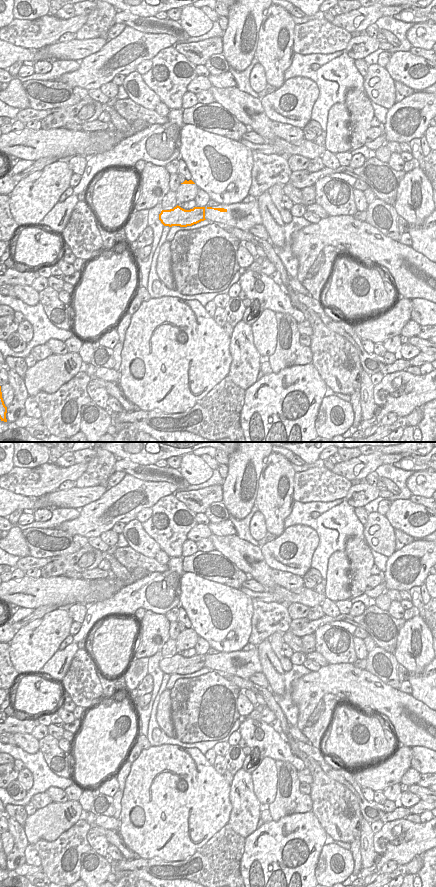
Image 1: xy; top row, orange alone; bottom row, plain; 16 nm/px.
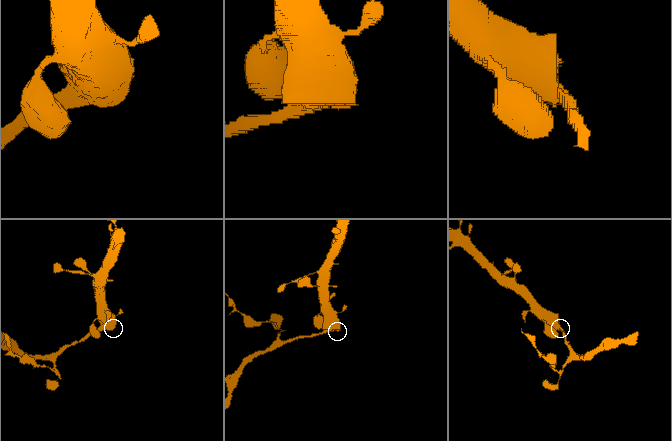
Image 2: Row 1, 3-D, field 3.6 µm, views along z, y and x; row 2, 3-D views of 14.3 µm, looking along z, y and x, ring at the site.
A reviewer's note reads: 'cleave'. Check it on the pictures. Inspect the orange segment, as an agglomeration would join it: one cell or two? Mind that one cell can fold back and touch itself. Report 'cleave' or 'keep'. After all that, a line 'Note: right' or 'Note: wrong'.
cleave
Note: right

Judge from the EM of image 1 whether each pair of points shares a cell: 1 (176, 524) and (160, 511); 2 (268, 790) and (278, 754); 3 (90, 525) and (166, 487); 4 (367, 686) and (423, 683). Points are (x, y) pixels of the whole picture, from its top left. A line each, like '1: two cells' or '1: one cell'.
1: two cells
2: two cells
3: one cell
4: two cells

